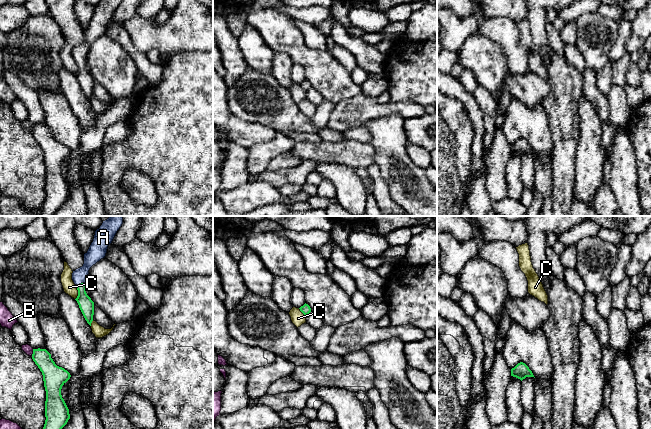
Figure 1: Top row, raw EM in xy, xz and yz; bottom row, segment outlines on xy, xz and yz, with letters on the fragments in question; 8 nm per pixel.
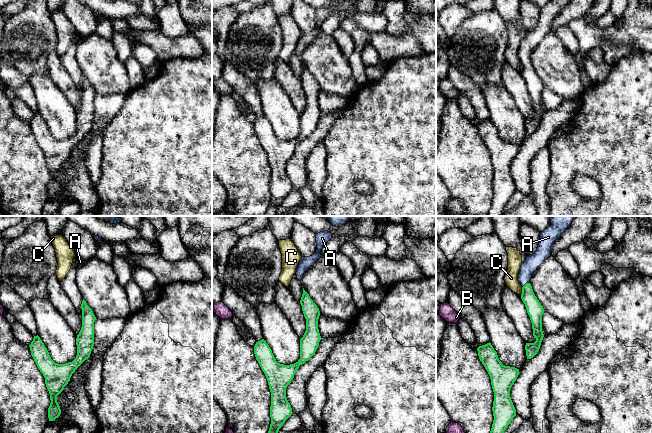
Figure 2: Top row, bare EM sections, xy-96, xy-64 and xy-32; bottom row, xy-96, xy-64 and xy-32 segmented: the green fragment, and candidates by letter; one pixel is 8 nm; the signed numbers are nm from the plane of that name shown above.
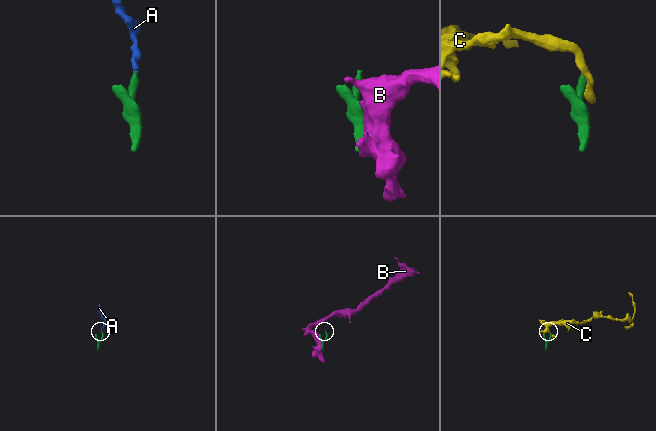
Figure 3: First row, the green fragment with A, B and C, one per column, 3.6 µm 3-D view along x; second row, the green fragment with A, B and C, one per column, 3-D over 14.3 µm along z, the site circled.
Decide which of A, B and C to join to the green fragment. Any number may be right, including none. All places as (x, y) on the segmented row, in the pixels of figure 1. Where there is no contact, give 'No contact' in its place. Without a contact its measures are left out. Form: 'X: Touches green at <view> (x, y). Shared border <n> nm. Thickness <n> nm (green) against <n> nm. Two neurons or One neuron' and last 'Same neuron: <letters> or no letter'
A: Touches green at xy (81, 283). Shared border 80 nm. Thickness 120 nm (green) against 120 nm. One neuron
B: Touches green at xy (33, 353). Shared border 70 nm. Thickness 180 nm (green) against 70 nm. Two neurons
C: Touches green at xy (78, 292). Shared border 120 nm. Thickness 120 nm (green) against 100 nm. Two neurons
Same neuron: A

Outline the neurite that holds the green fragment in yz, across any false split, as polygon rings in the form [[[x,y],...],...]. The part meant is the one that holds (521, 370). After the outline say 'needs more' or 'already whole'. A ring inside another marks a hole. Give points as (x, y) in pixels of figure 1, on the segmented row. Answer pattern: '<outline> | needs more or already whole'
[[[518,363],[514,368],[511,369],[511,376],[520,379],[521,381],[526,377],[534,377],[529,367],[523,363]]] | already whole

